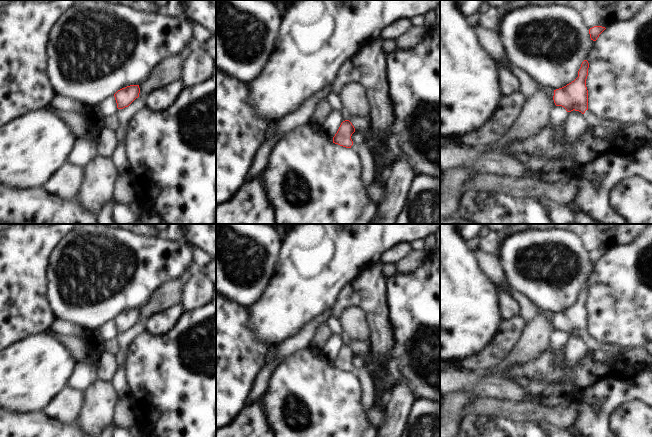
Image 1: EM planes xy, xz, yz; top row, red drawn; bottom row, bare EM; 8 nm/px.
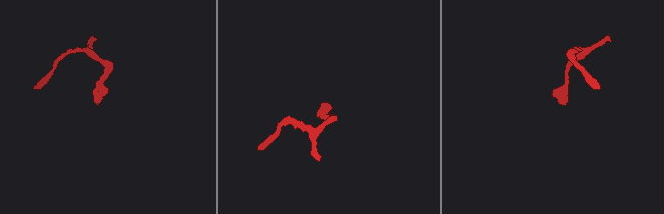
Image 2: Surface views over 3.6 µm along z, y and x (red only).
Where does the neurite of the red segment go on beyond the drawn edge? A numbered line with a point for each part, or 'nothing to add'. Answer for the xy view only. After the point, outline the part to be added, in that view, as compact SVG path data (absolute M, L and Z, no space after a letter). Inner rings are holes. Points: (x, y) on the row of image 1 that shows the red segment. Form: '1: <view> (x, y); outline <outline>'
nothing to add

